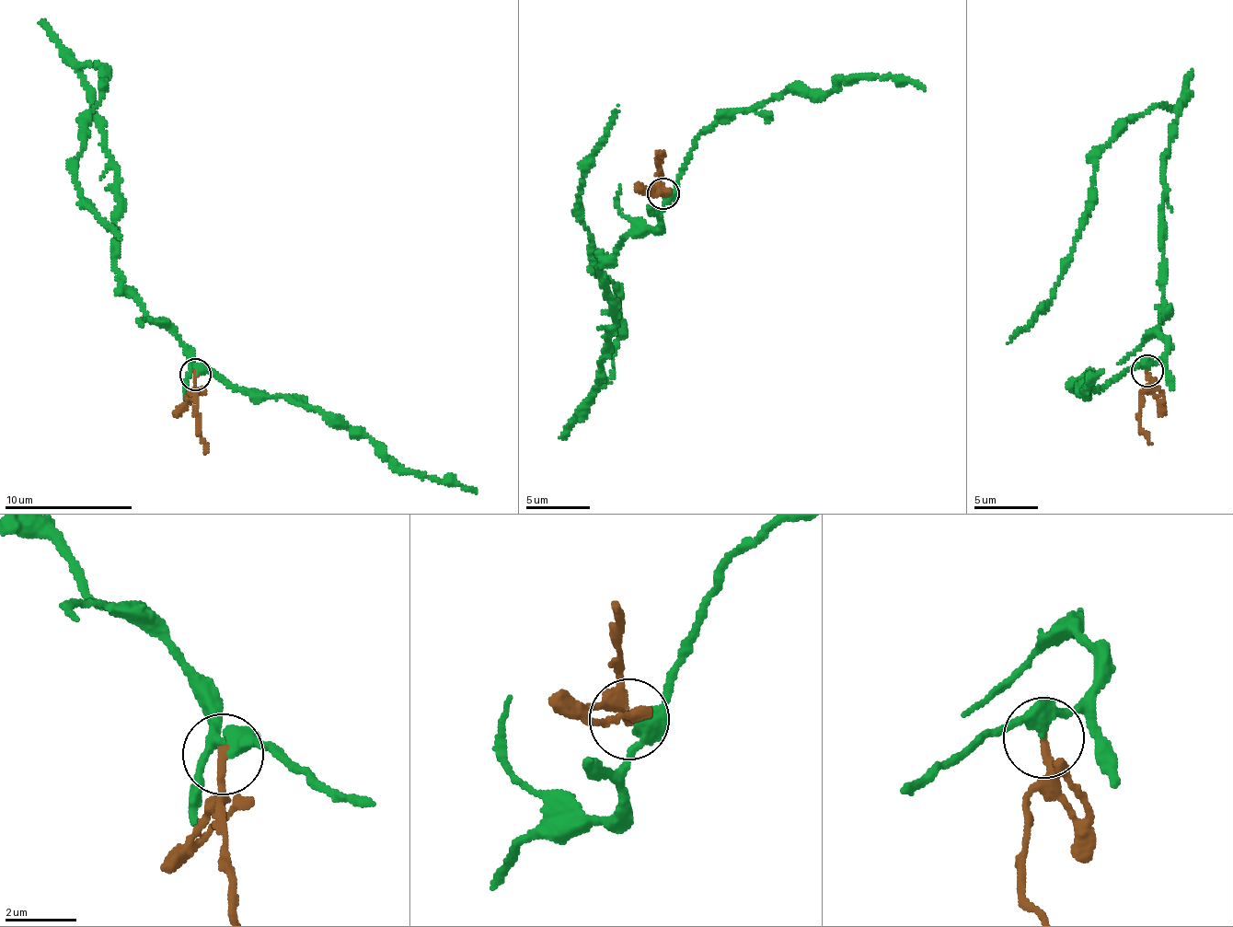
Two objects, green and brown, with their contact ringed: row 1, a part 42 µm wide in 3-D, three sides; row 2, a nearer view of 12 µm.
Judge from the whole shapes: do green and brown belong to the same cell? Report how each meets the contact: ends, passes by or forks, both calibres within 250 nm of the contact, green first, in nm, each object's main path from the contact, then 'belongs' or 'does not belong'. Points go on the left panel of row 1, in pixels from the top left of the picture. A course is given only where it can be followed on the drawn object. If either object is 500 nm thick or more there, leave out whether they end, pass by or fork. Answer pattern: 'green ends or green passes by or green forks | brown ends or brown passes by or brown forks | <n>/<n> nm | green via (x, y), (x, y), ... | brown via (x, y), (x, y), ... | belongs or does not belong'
green passes by | brown ends | 360/240 nm | green via (198, 373), (116, 267), (119, 167), (78, 70), (96, 63), (104, 76), (74, 178), (85, 207), (121, 239) | brown via (194, 373), (197, 431), (204, 453) | does not belong

